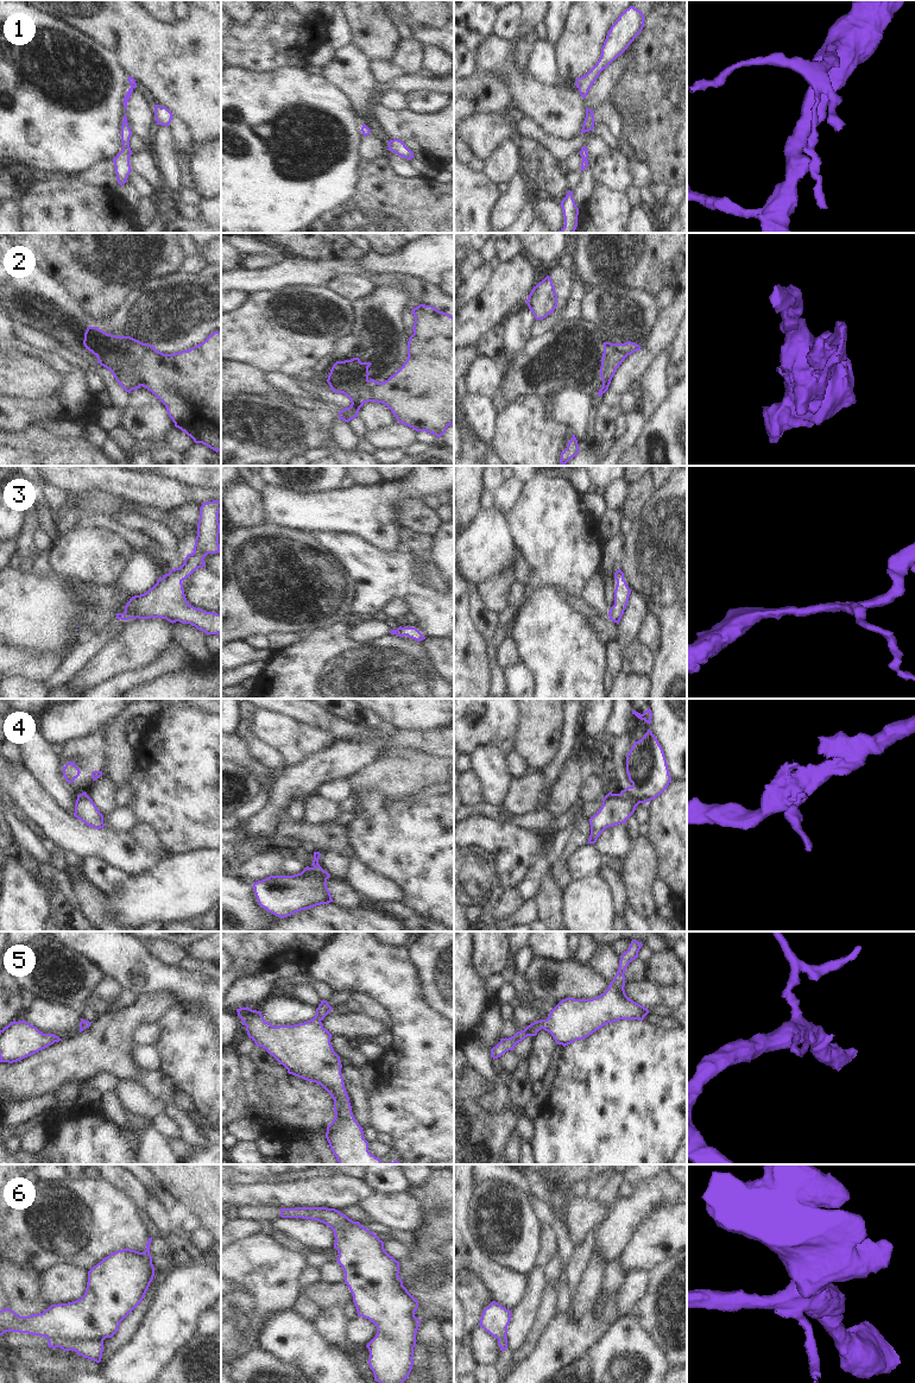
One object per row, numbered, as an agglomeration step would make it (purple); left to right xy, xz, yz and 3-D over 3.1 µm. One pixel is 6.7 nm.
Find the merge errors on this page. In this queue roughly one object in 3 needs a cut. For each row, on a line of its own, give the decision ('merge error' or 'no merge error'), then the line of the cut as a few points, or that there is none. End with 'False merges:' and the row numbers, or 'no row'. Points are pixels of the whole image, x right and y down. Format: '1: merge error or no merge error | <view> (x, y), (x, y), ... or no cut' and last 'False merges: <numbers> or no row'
1: no merge error | no cut
2: merge error | xy (157, 351), (149, 351), (143, 357), (139, 370), (140, 385)
3: no merge error | no cut
4: merge error | yz (620, 793), (626, 796), (633, 796), (639, 802)
5: no merge error | no cut
6: merge error | xy (48, 1338), (99, 1340), (102, 1343)
False merges: 2, 4, 6

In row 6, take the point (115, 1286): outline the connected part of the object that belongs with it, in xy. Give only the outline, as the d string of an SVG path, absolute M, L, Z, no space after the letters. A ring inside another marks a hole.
M152 1237L146 1243L146 1250L139 1252L131 1249L118 1250L105 1257L100 1263L88 1271L88 1282L84 1295L72 1302L51 1305L43 1313L20 1316L14 1311L5 1308L0 1311L0 1335L6 1332L29 1333L45 1337L46 1339L64 1339L75 1341L100 1341L112 1338L119 1330L120 1322L143 1301L150 1283L154 1276L150 1244Z

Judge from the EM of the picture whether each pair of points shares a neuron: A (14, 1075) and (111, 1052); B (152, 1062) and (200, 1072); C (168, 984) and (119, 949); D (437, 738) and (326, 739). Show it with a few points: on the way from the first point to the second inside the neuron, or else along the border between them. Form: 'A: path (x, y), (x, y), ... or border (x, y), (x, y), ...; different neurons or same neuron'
A: path (38, 1075), (63, 1061), (77, 1059), (87, 1053); same neuron
B: border (155, 1047), (161, 1061), (159, 1069); different neurons
C: path (156, 977), (149, 976), (131, 961); same neuron
D: border (313, 725), (326, 728), (338, 739); different neurons

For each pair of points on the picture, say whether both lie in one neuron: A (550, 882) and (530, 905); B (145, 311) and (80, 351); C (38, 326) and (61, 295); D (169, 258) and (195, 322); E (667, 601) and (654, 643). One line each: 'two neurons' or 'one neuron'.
A: two neurons
B: two neurons
C: one neuron
D: two neurons
E: two neurons

